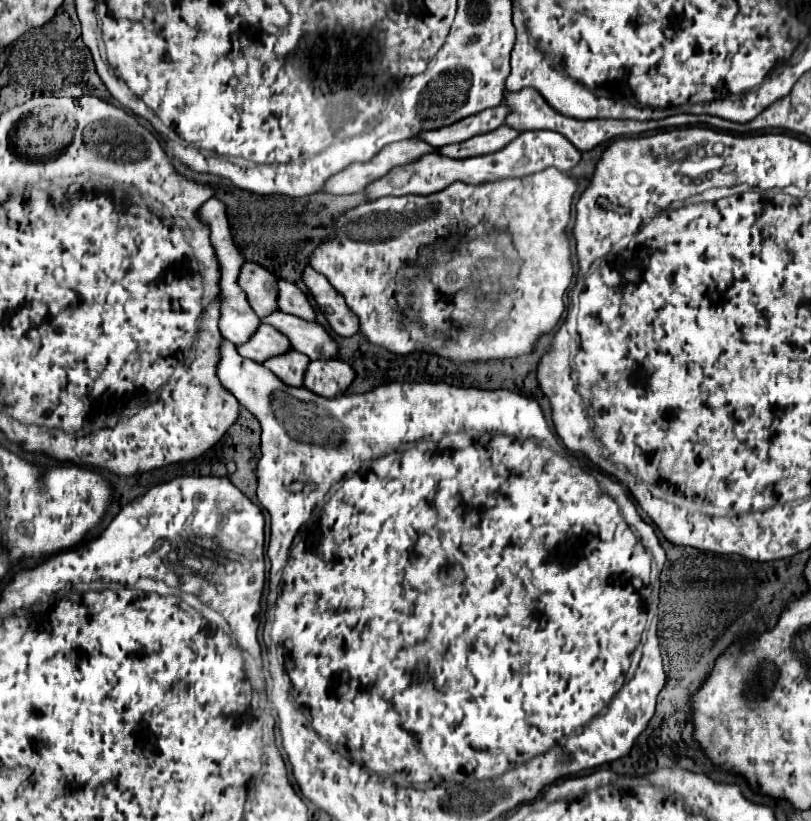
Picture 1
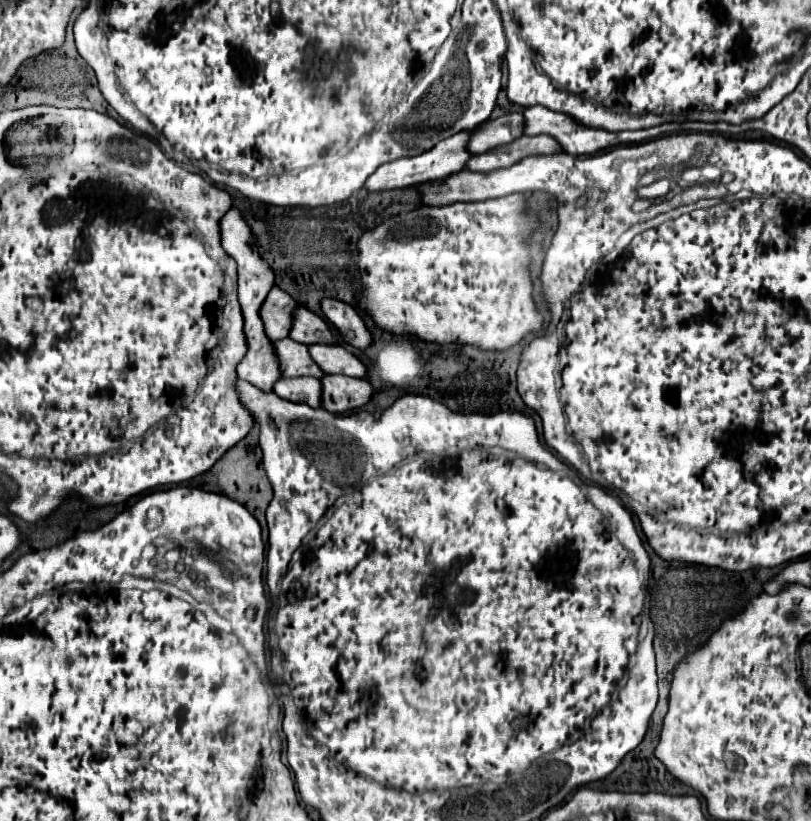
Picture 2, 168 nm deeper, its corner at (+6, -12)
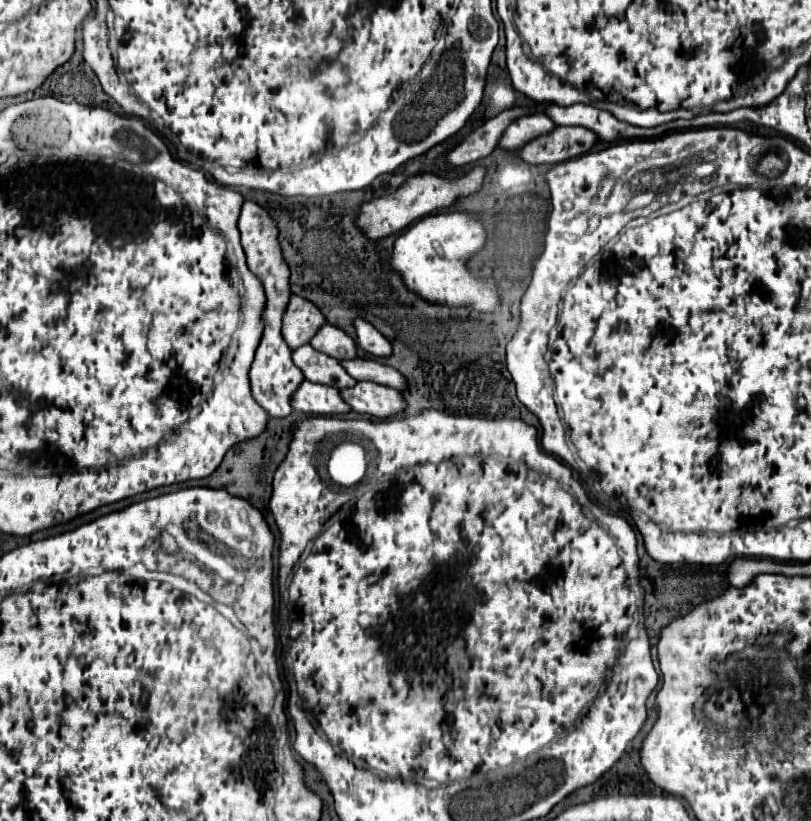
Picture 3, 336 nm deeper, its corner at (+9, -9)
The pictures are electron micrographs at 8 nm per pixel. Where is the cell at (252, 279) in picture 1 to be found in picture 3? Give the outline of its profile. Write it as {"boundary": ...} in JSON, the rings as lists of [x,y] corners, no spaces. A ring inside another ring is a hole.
{"boundary":[[[291,296],[287,310],[283,314],[281,334],[293,350],[295,346],[307,344],[311,340],[311,334],[315,334],[315,330],[319,330],[323,322],[323,314],[313,302],[303,300],[299,296]]]}

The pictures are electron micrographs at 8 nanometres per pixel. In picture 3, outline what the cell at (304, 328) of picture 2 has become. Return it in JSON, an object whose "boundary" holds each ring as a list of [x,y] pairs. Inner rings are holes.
{"boundary":[[[323,324],[315,336],[311,338],[309,342],[315,350],[331,356],[331,358],[337,358],[337,360],[343,360],[343,358],[355,358],[357,356],[357,346],[355,346],[355,340],[349,338],[343,330],[331,326],[331,324]]]}

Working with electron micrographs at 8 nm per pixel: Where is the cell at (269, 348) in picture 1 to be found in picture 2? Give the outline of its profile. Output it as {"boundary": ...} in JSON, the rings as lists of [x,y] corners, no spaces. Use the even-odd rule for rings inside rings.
{"boundary":[[[286,337],[282,341],[276,341],[274,347],[278,351],[278,361],[280,361],[284,377],[316,377],[316,379],[322,379],[326,375],[326,373],[322,373],[322,369],[318,369],[318,365],[310,357],[308,345]]]}

